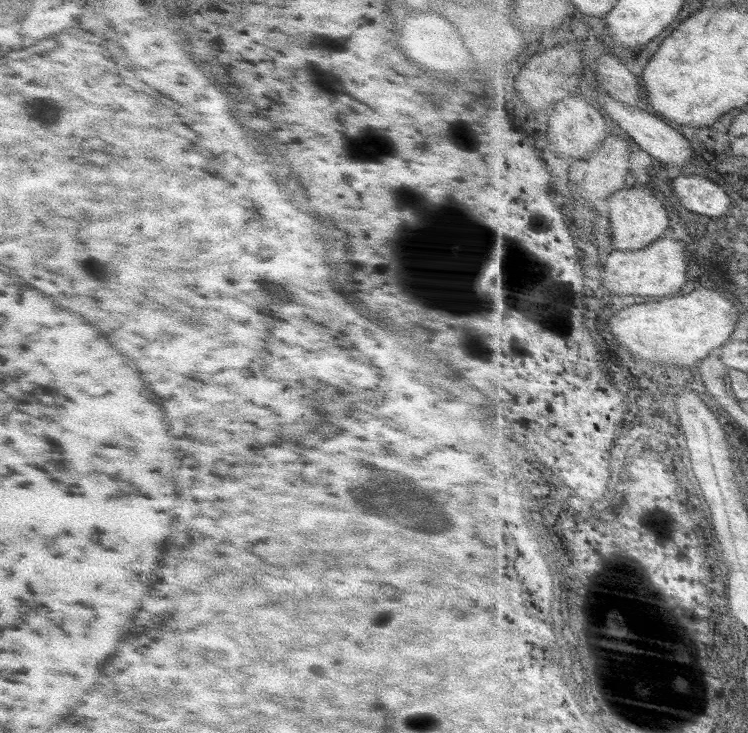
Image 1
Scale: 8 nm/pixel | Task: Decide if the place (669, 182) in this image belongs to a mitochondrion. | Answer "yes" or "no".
no

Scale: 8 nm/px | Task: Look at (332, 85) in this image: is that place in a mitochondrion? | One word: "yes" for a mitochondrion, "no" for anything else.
yes

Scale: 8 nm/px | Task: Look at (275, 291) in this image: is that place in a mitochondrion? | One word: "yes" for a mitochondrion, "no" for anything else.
yes

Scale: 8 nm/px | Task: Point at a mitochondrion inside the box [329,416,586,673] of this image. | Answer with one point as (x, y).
(426, 516)

